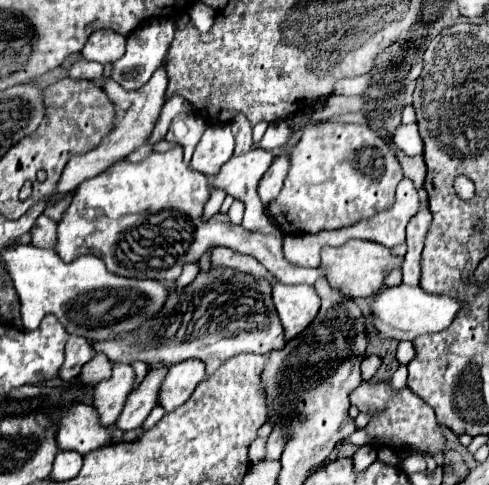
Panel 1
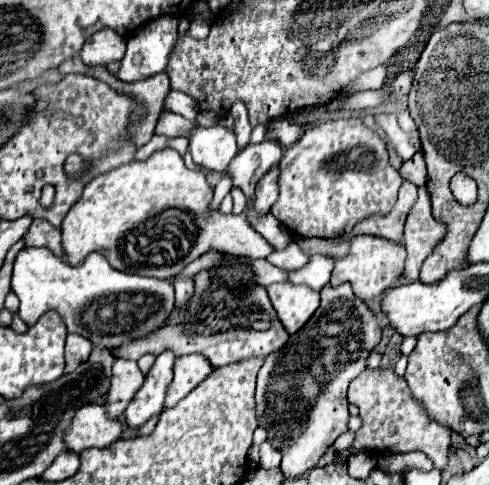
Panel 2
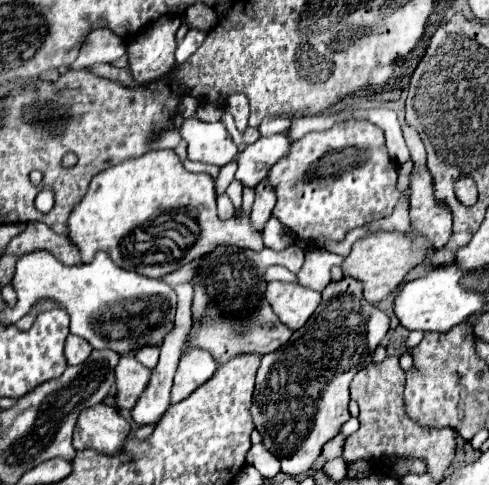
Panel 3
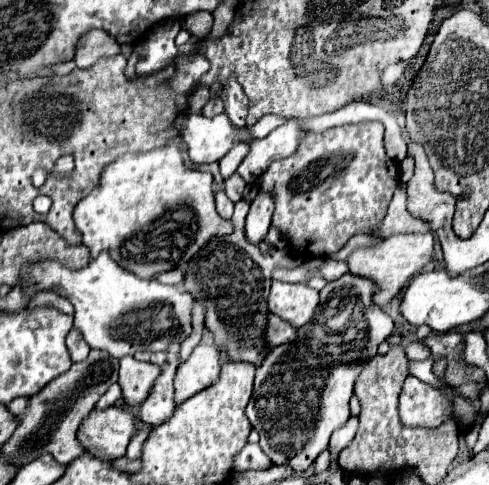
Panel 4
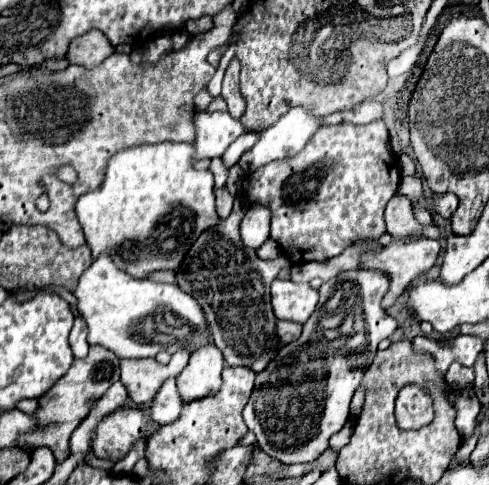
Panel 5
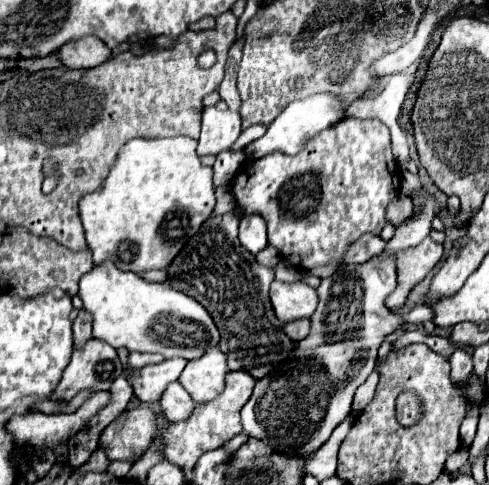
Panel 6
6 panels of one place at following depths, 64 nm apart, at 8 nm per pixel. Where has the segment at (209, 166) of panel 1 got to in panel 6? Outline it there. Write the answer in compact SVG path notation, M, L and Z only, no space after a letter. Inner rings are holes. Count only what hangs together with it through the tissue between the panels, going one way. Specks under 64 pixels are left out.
M216 106L204 108L202 132L198 140L198 156L220 154L228 150L240 136L240 114L232 110L218 110Z

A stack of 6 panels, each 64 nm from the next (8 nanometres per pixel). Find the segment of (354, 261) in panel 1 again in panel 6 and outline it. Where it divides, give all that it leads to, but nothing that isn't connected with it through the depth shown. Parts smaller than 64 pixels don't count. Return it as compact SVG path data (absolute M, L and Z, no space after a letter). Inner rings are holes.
M424 238L418 246L396 252L396 274L398 284L396 290L386 298L386 306L390 310L398 310L404 306L408 292L440 262L444 250L442 244L432 238Z

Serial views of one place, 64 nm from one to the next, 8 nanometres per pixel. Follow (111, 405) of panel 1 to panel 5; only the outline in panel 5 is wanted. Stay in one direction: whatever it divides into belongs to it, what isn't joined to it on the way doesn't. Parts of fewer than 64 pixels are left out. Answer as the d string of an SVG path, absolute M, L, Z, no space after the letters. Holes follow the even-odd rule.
M182 348L172 356L170 364L166 366L158 364L154 358L120 360L120 368L122 368L120 382L126 386L128 398L134 404L138 406L148 404L168 376L178 376L182 372L182 368L188 364L188 358L190 358L188 348Z

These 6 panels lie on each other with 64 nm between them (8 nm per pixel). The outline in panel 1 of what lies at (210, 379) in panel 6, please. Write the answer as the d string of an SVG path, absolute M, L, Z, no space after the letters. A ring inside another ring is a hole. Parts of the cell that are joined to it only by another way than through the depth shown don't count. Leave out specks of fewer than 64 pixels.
M184 360L170 366L164 384L160 386L160 406L170 412L184 404L196 386L204 380L204 364L200 360Z

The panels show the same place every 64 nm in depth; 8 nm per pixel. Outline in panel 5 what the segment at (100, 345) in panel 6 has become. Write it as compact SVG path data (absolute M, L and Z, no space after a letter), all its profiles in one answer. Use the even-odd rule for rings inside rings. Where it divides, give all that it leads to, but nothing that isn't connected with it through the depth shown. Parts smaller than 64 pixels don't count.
M90 346L88 356L82 360L74 360L70 370L44 396L38 398L38 410L32 414L38 428L36 432L20 436L16 440L16 448L32 454L34 450L46 446L52 450L56 462L66 460L70 456L70 436L88 416L90 402L98 400L116 380L120 380L120 366L116 354L108 352L102 346Z

